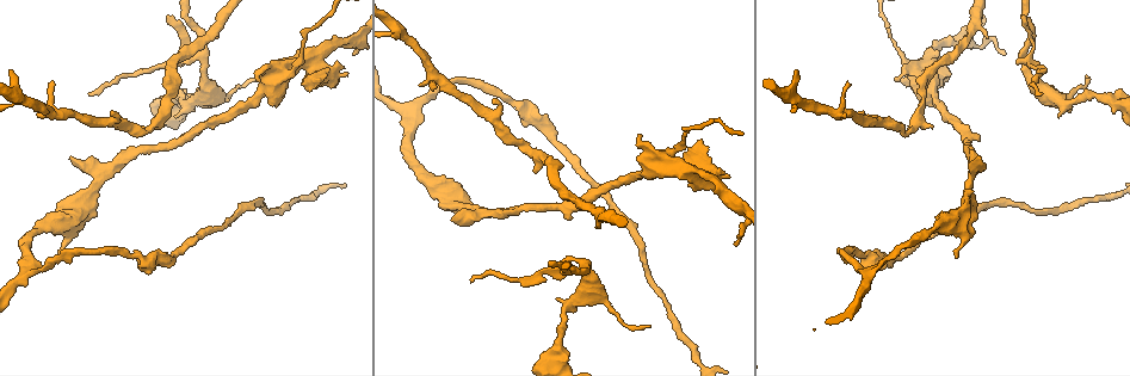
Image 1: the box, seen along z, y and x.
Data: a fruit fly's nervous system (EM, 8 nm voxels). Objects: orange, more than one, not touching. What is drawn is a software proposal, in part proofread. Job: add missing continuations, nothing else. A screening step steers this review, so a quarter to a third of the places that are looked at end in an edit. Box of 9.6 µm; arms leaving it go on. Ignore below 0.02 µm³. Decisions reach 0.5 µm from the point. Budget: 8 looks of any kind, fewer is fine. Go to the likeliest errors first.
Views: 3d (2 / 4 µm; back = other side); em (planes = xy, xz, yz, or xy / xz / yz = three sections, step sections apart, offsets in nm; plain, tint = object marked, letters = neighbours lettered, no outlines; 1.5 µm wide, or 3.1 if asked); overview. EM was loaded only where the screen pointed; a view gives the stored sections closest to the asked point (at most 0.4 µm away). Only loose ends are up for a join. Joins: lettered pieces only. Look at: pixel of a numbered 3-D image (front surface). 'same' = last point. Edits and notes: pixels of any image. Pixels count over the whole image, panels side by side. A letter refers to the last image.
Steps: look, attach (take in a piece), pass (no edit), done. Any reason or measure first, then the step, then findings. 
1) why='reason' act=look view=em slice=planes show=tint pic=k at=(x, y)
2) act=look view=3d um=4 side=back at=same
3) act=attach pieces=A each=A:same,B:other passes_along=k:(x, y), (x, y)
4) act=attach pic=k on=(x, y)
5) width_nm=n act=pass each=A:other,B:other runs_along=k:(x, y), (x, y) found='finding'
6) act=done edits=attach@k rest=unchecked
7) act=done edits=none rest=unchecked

why='stops while still wide' act=look view=3d um=2 pic=1 at=(655, 149)

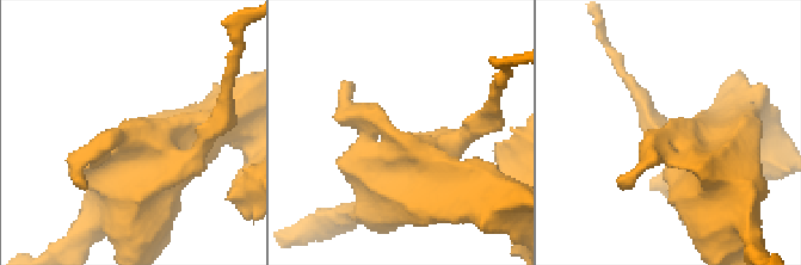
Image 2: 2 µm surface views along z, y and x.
why='shape alone is not enough' act=look view=em slice=planes show=letters pic=2 at=(670, 118)

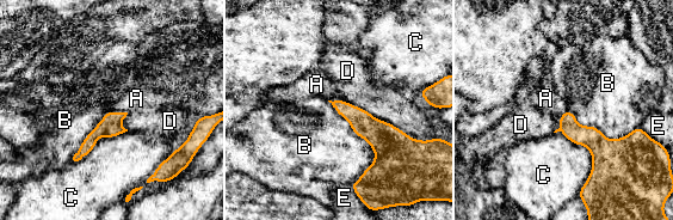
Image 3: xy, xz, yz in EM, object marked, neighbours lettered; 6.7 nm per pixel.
act=pass each=A:other,B:other,C:other,D:other,E:other runs_along=3:(562, 118), (599, 145), (635, 133) found='none of them fits'

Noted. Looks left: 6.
why='free end' act=look view=3d um=2 pic=1 at=(957, 256)

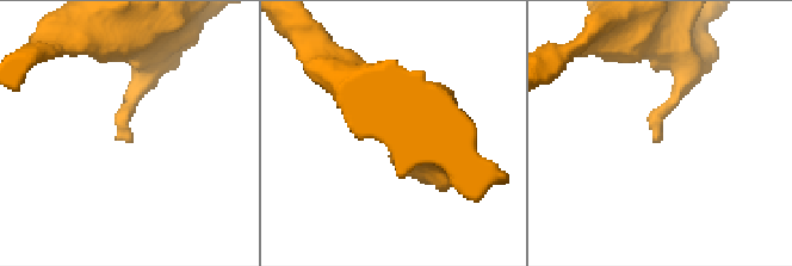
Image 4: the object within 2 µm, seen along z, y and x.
act=look view=em slice=planes show=tint pic=4 at=(652, 138)

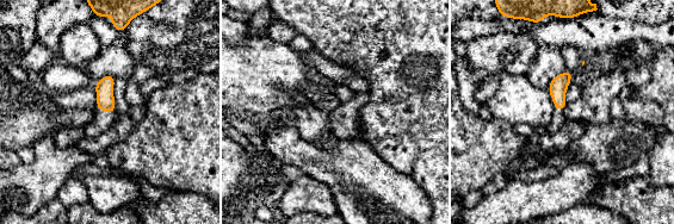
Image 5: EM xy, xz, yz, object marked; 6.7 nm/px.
why='what lies round it' act=look view=em slice=planes show=letters at=same

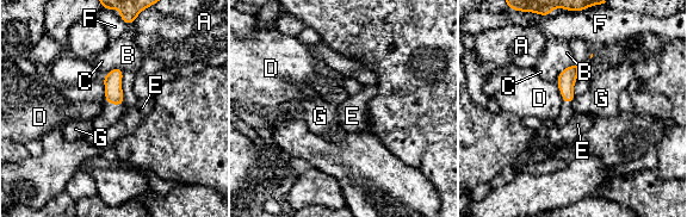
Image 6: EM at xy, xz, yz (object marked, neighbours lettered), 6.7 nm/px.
longest_contact=C:110nm act=pass each=A:other,B:other,C:other,D:other,E:other,F:other,G:other border=6:(556, 81), (557, 88), (561, 92) found='no lettered piece goes on from it'

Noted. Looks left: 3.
why='thin end' act=look view=3d um=4 pic=1 at=(1087, 75)

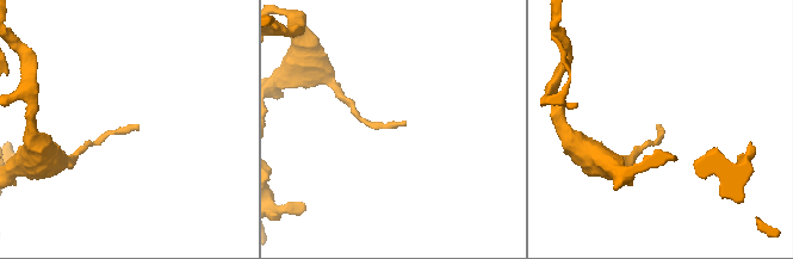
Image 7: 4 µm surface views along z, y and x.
act=look view=em slice=planes show=letters pic=7 at=(657, 126)

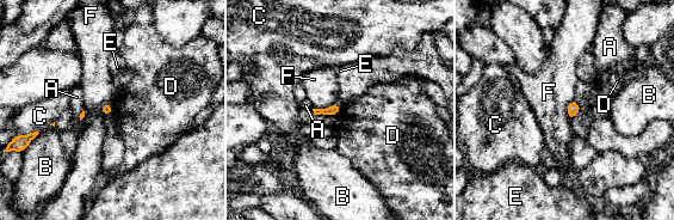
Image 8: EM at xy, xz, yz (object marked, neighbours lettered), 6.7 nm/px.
act=pass each=A:other,B:other,C:other,D:other,E:other,F:other border=8:(340, 102), (313, 109) found='none of them fits'

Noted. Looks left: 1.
act=done edits=none rest=unchecked

